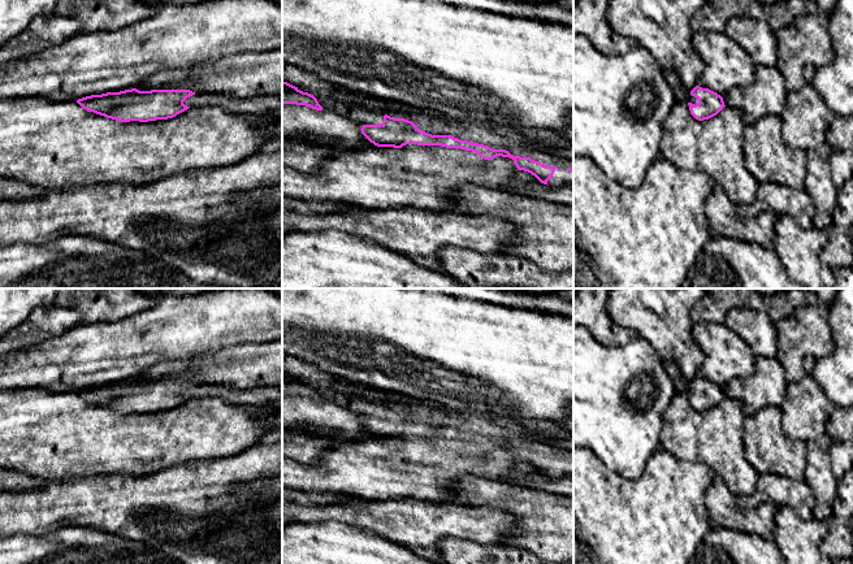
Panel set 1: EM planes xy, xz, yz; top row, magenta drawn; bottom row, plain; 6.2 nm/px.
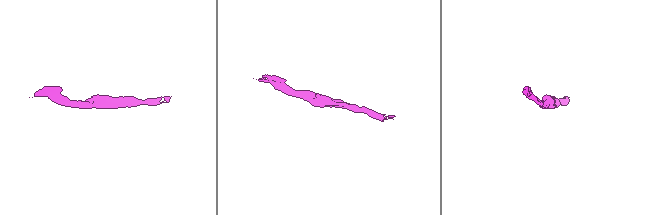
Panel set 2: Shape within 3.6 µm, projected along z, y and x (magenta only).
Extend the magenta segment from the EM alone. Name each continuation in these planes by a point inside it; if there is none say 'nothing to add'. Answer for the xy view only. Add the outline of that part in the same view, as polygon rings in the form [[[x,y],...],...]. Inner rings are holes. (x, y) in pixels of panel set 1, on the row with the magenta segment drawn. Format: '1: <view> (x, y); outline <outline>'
1: xy (271, 107); outline [[[229,92],[195,94],[183,101],[190,108],[215,105],[231,113],[282,120],[282,101],[272,96],[239,97]]]

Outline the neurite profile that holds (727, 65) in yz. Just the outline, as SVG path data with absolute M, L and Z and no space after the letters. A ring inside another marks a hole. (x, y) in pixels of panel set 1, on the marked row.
M694 32L693 45L703 61L697 86L722 97L733 87L746 87L754 81L755 65L749 55L722 32Z

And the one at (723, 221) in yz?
M714 183L705 205L710 234L758 243L767 250L774 250L776 214L763 209L757 217L744 218L735 212L735 207L724 190Z

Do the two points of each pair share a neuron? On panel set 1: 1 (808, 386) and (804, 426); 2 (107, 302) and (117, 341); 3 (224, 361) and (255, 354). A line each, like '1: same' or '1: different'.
1: same
2: different
3: same

